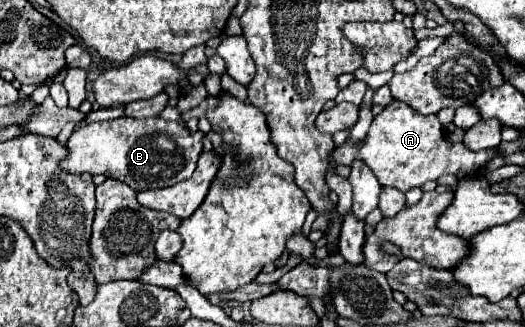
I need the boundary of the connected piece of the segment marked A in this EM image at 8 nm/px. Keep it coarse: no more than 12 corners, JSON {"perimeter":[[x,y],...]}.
{"perimeter":[[391,100],[363,144],[381,186],[401,192],[443,174],[479,174],[493,150],[449,142],[437,114]]}

